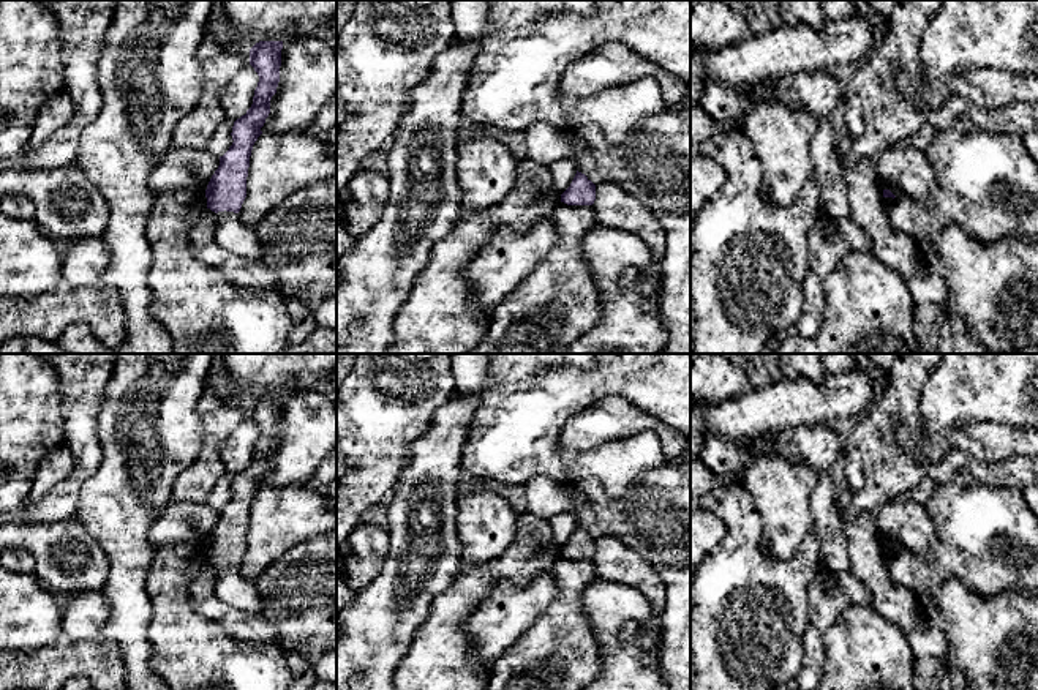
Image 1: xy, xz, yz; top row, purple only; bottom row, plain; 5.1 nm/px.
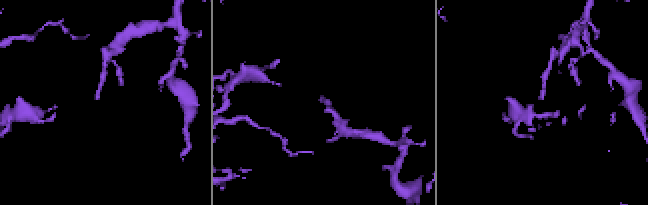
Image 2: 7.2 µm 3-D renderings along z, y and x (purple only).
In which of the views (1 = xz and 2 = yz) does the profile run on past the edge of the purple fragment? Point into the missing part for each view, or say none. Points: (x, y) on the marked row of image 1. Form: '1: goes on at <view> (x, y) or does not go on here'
1: does not go on here
2: does not go on here

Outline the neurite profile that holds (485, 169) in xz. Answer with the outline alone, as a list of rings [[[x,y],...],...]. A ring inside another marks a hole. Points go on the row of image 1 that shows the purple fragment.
[[[471,137],[457,145],[457,182],[461,208],[482,212],[498,205],[513,188],[517,159],[495,137]]]

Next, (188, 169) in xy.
[[[171,145],[153,166],[149,185],[155,194],[177,189],[205,191],[218,166],[220,158],[207,150]]]

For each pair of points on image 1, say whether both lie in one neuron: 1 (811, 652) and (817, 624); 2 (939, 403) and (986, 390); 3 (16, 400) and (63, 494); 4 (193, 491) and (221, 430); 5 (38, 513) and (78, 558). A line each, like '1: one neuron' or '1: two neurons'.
1: one neuron
2: one neuron
3: two neurons
4: one neuron
5: two neurons

